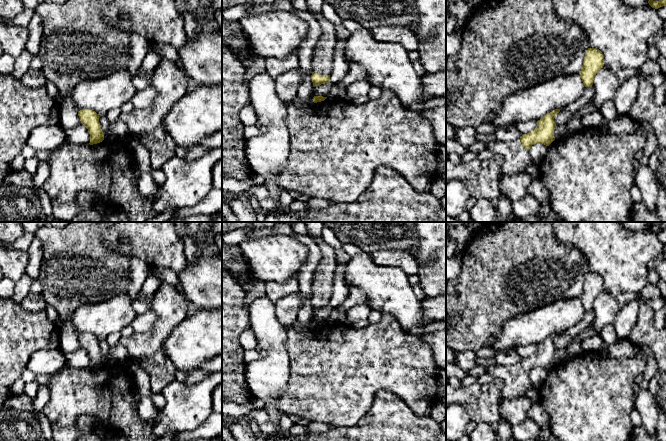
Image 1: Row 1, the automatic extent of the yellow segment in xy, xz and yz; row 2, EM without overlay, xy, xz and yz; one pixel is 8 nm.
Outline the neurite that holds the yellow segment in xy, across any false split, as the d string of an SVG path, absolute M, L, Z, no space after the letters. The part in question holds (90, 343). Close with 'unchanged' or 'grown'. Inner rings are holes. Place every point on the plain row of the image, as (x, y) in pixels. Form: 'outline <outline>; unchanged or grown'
outline M83 333L78 335L81 347L88 353L90 358L90 369L100 367L104 364L103 355L99 346L99 338L93 334Z; unchanged

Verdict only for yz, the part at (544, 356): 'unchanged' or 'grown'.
grown

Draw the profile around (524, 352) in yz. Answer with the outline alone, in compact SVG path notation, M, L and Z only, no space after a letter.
M528 345L525 347L520 347L517 349L517 351L522 359L527 358L537 351L537 345Z

